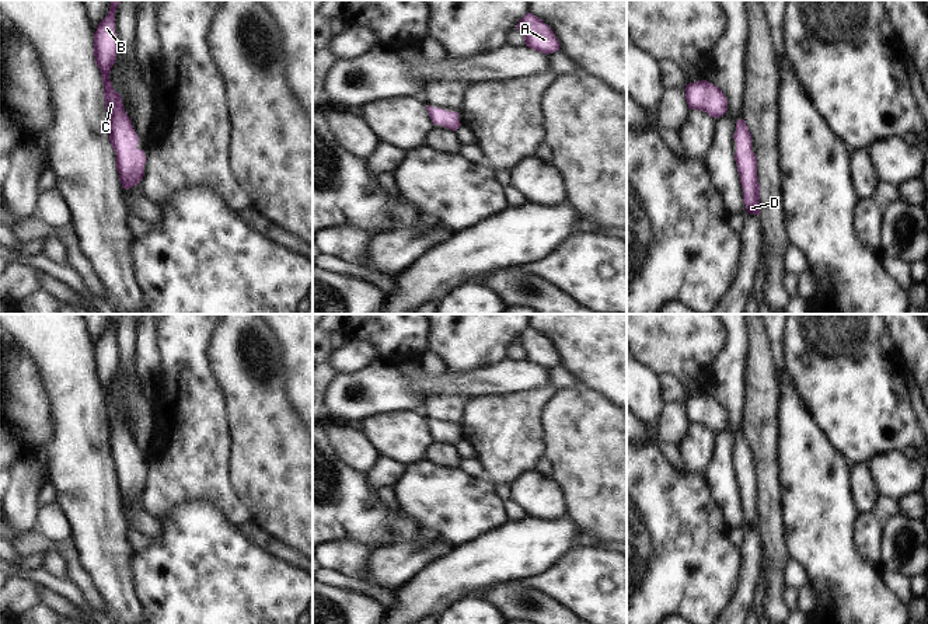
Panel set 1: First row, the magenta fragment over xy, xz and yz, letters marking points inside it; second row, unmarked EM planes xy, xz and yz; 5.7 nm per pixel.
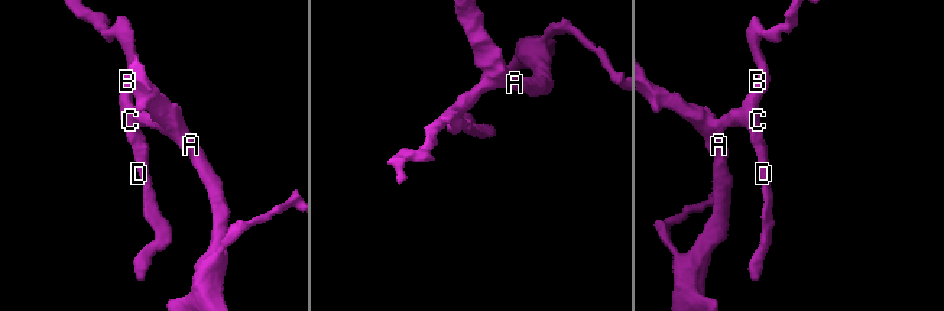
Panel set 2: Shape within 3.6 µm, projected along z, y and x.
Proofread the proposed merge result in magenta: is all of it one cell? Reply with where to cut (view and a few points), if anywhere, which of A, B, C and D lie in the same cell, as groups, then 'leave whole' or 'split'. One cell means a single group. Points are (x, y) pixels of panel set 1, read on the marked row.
no cut; A B C D; leave whole

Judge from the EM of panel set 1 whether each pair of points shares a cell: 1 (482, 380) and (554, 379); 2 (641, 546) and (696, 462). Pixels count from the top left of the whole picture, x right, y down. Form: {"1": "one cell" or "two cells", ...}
{"1": "two cells", "2": "two cells"}

